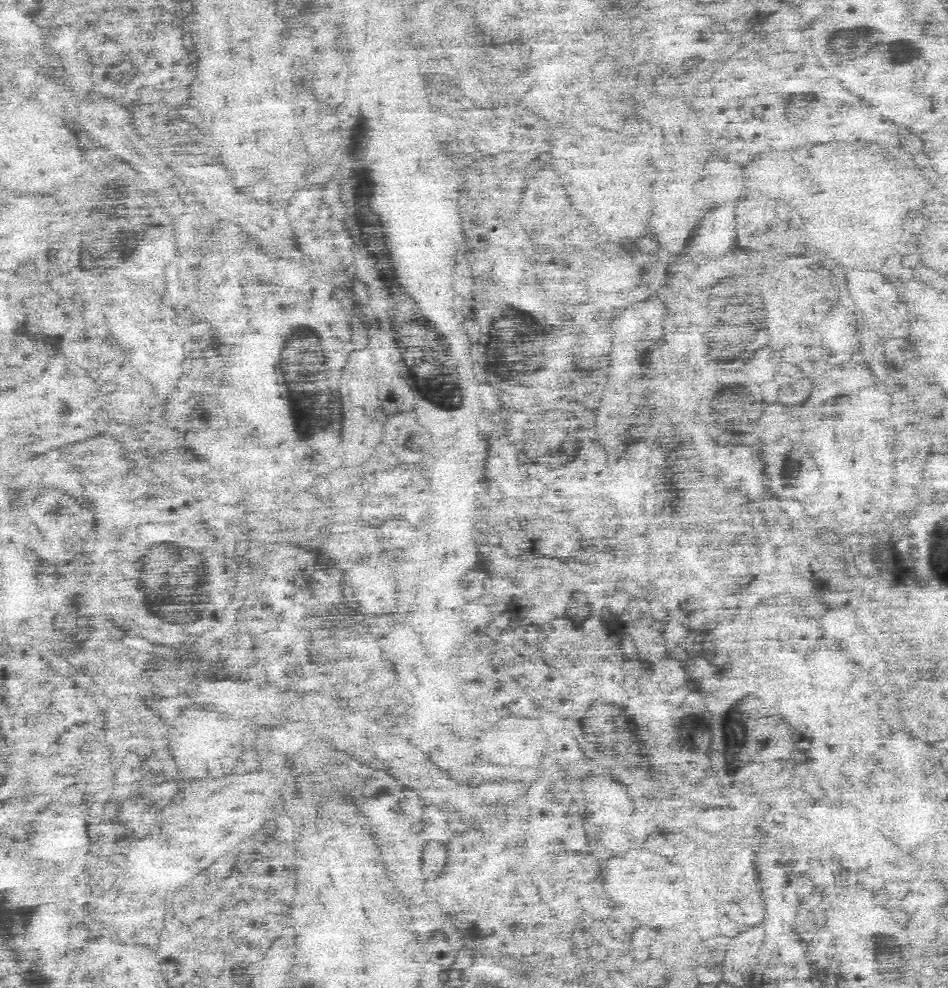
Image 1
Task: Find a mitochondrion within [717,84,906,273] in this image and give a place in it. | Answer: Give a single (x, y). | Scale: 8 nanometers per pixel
(797, 107)

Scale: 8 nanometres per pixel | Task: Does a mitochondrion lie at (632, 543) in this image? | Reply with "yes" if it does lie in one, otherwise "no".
no

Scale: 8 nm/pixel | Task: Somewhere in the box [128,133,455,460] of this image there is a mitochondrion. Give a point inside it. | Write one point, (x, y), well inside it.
(313, 409)

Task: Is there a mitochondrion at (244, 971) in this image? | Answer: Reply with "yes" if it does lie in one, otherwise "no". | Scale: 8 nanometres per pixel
yes

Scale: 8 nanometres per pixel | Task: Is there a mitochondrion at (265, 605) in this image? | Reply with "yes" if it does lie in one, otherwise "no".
no

